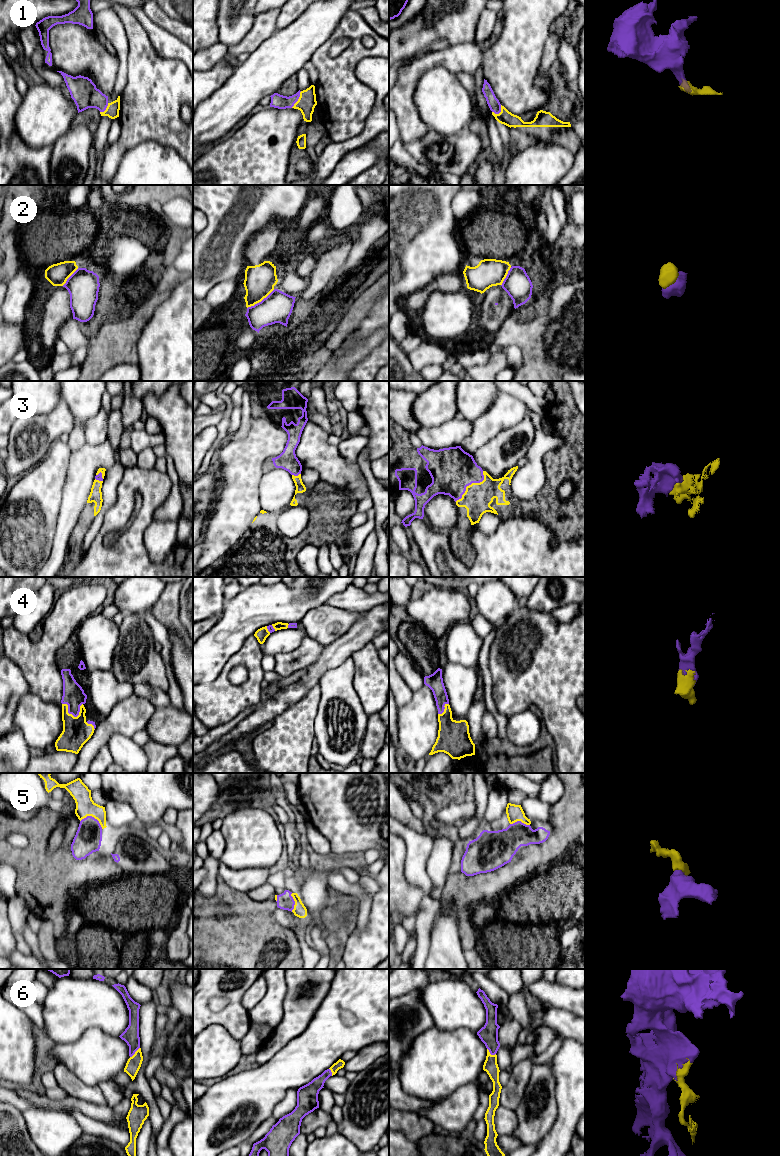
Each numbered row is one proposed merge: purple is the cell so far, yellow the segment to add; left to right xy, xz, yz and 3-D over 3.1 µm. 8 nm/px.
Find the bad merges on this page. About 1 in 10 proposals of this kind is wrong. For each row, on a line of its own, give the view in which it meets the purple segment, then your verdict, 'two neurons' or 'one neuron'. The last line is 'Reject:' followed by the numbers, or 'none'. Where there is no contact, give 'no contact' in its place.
1: xz | one neuron
2: xz | one neuron
3: yz | one neuron
4: xy | one neuron
5: xy | one neuron
6: xy | one neuron
Reject: none

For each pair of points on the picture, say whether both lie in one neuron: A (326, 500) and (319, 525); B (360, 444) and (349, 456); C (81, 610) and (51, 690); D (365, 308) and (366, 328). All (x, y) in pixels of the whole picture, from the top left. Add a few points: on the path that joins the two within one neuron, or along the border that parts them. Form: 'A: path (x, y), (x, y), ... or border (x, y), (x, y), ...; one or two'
A: path (326, 506), (325, 519); one
B: path (357, 447), (351, 453); one
C: path (61, 630), (48, 645), (48, 670); one
D: border (378, 299), (368, 315), (348, 334); two

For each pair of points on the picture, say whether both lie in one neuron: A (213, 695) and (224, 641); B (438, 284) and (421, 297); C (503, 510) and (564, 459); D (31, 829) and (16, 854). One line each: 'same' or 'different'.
A: different
B: same
C: same
D: same

